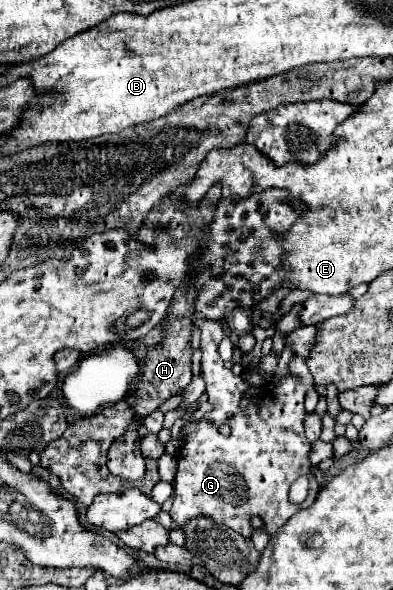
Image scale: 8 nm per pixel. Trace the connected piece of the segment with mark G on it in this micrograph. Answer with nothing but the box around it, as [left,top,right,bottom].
[170,317,320,537]

